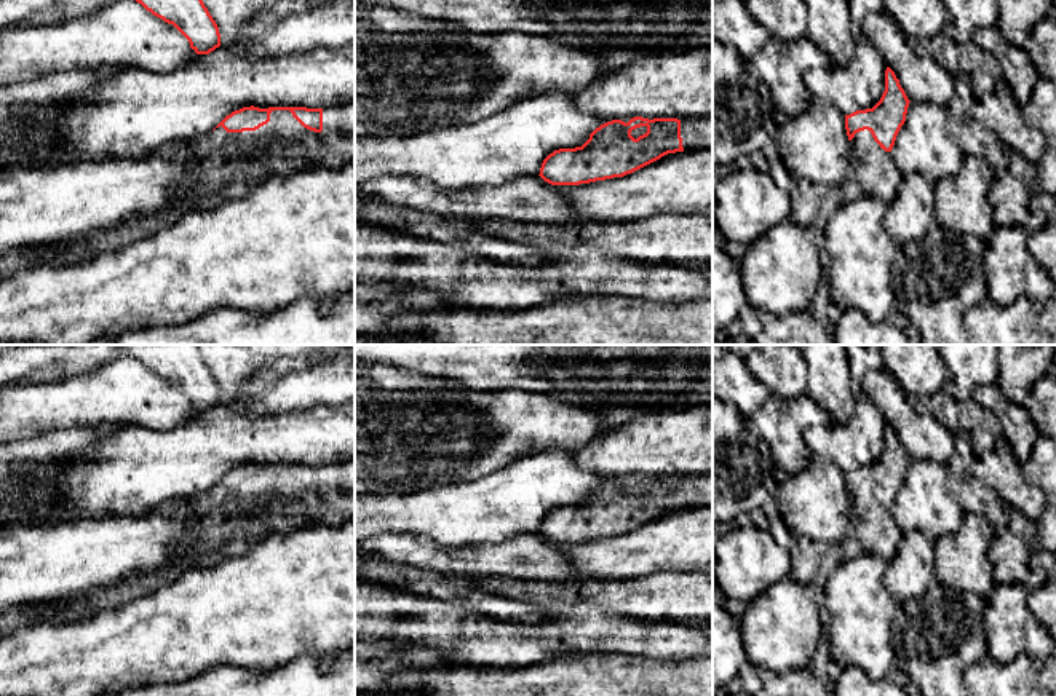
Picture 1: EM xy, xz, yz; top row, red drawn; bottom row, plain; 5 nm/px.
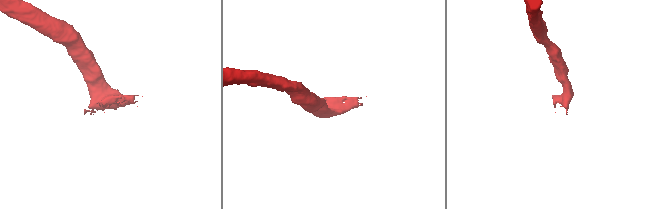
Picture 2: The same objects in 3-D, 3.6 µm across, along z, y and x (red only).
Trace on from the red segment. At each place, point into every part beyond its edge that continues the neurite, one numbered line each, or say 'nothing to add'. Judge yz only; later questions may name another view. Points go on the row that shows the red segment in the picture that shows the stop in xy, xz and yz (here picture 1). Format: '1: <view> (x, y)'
1: yz (874, 170)

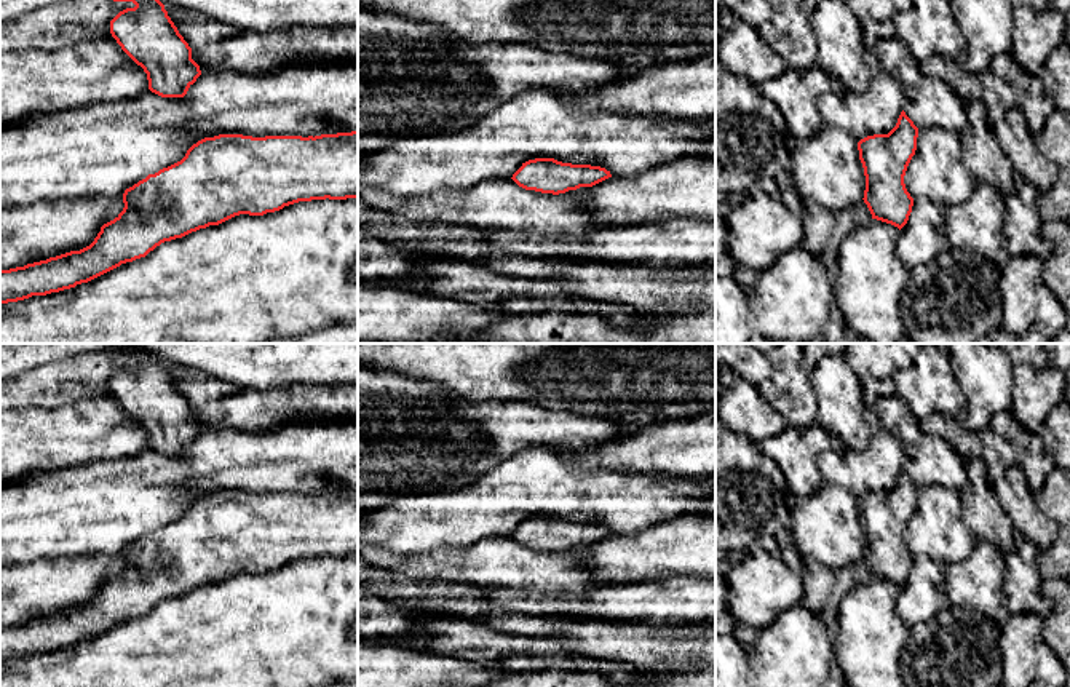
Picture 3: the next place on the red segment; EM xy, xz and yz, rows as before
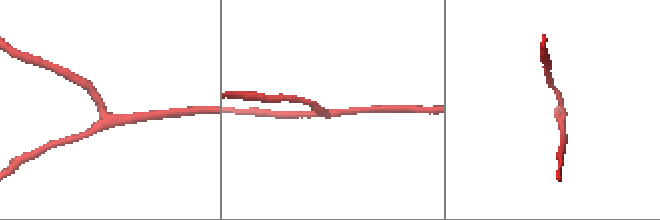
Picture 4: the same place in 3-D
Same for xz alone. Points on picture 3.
nothing to add

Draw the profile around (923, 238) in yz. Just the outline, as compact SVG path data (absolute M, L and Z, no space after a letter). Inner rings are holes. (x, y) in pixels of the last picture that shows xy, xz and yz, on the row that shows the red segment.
M913 201L907 224L899 230L896 256L912 270L936 262L949 249L945 209L934 201Z

